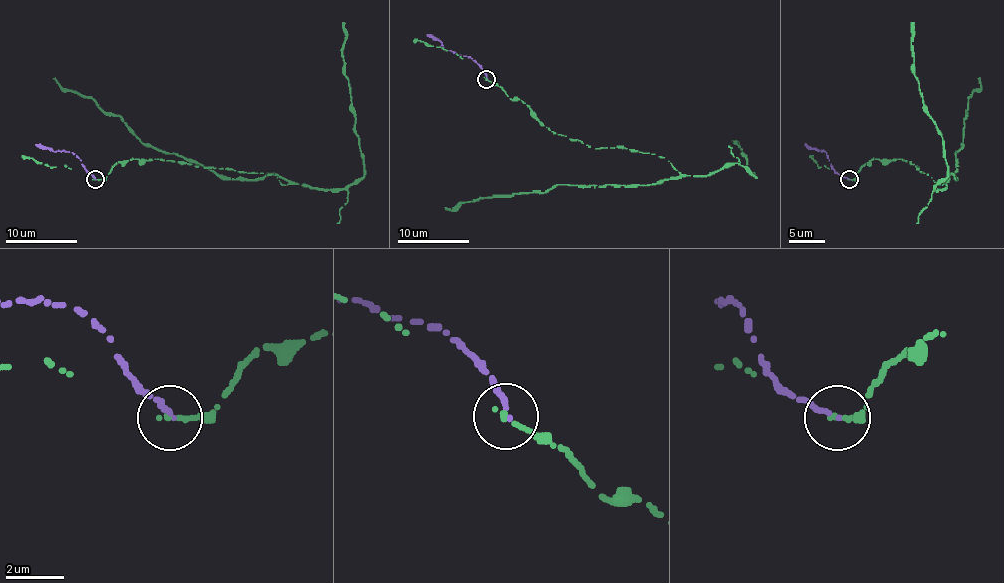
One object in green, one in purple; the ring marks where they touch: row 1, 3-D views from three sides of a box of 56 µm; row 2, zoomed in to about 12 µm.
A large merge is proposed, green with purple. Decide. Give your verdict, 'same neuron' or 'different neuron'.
different neuron

